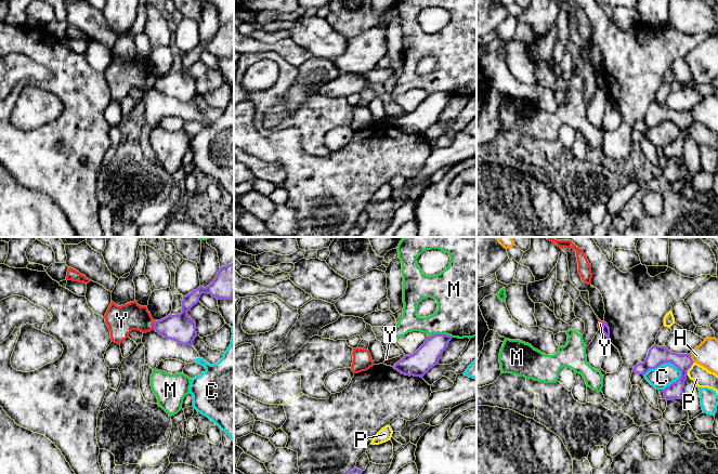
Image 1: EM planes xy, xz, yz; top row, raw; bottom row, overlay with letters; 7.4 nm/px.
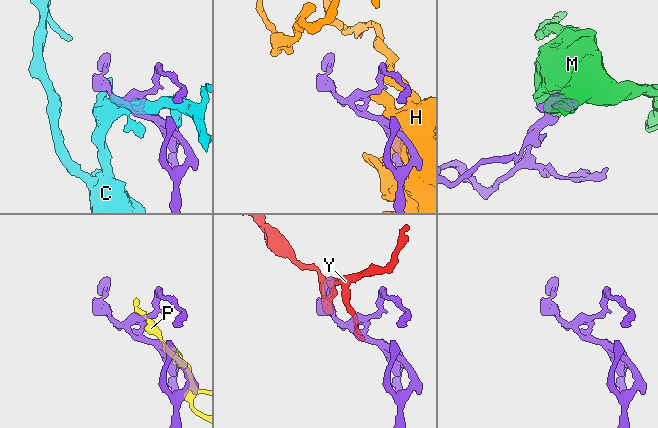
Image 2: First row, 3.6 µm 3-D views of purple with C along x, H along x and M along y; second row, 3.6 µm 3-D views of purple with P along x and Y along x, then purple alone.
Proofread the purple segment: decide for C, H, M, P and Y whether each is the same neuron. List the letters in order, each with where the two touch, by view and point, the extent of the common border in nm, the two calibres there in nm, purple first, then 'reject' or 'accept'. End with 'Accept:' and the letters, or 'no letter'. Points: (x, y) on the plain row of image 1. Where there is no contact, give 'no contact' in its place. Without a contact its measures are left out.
C: yz (662, 121) | 280 nm | 140/160 nm | reject
H: yz (691, 116) | 70 nm | 140/180 nm | reject
M: xz (441, 92) | 180 nm | 180/400 nm | reject
P: yz (691, 122) | 90 nm | 140/140 nm | reject
Y: xy (154, 83) | 60 nm | 200/220 nm | reject
Accept: no letter

